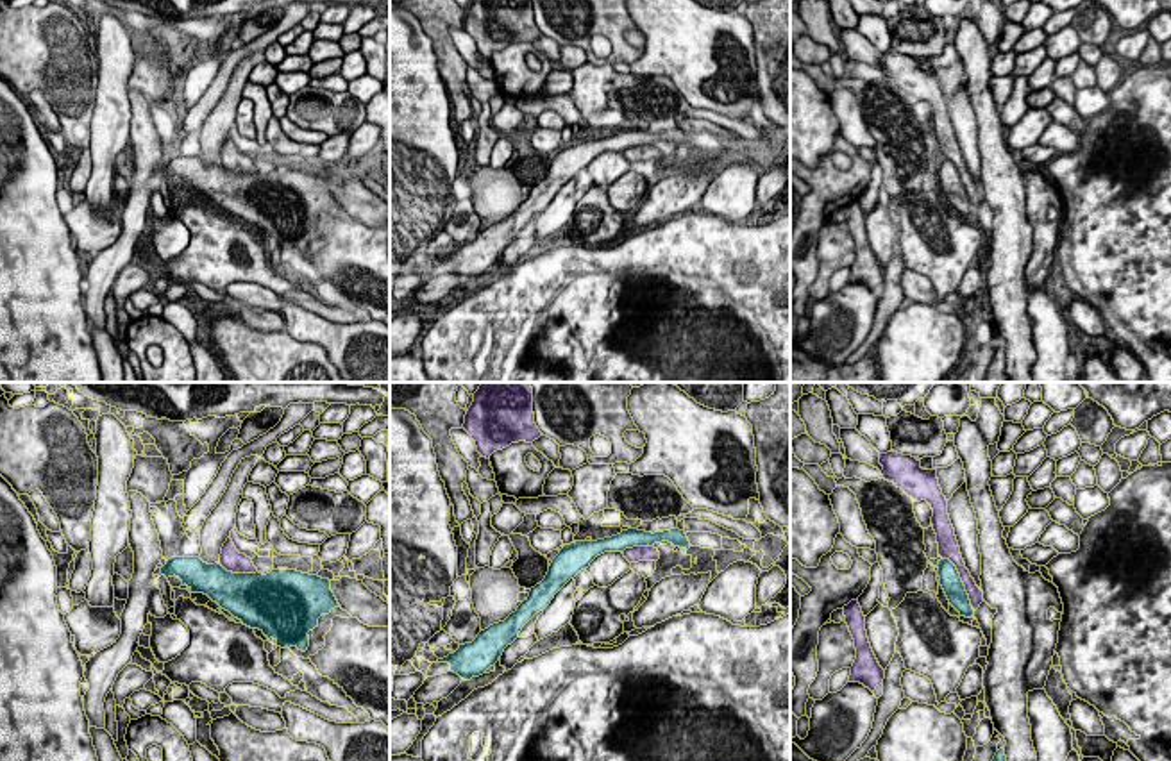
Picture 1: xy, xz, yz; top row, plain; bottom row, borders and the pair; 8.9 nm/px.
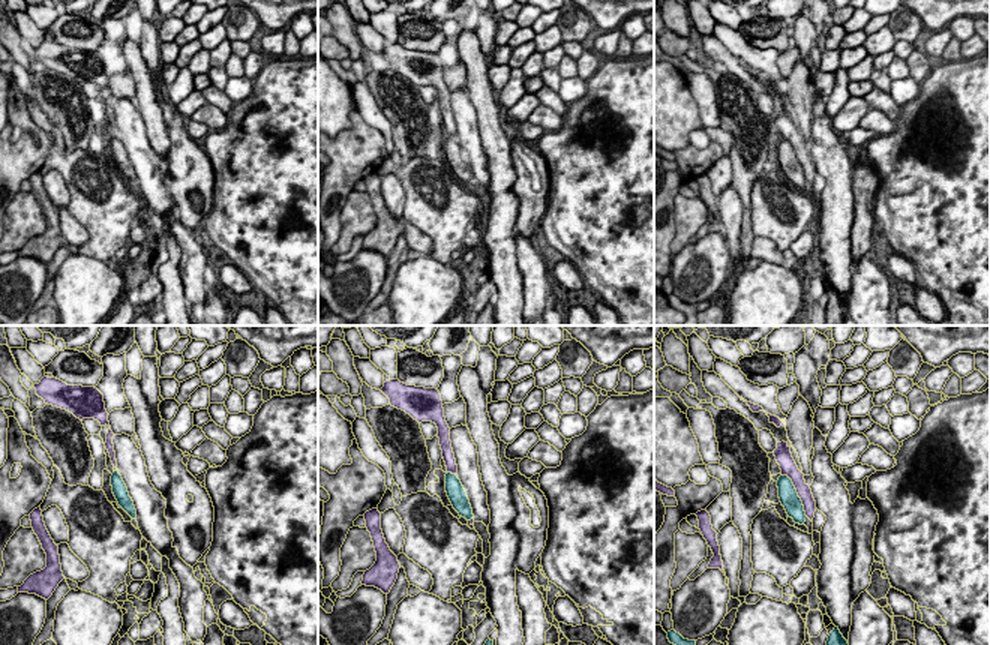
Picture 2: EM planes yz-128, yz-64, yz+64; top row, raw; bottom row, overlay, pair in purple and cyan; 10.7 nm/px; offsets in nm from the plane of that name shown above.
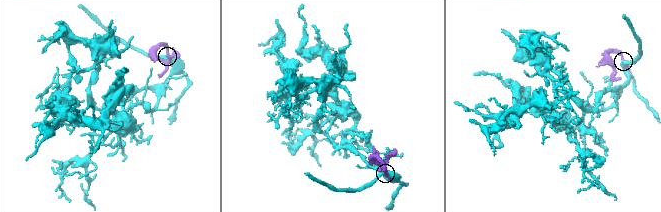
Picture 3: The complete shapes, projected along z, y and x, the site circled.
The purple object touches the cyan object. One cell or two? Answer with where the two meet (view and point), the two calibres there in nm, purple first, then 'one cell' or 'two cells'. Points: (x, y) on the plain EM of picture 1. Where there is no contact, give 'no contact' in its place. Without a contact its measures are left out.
yz (962, 181) | 130/190 nm | one cell

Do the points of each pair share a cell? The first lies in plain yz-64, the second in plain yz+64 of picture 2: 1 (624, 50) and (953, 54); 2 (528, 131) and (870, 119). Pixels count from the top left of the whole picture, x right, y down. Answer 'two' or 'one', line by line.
1: one
2: two

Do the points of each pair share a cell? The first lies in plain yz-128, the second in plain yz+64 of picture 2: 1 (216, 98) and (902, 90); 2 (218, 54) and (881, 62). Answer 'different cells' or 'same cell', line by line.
1: different cells
2: same cell

